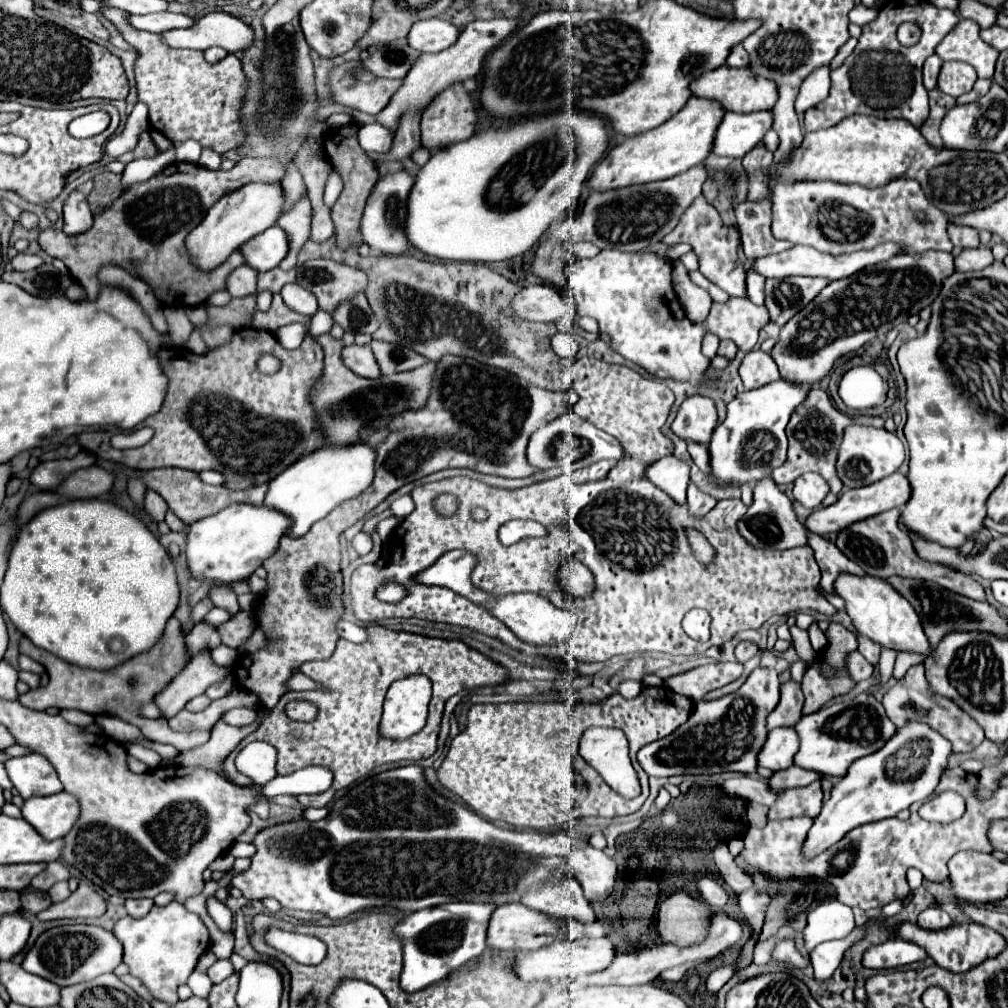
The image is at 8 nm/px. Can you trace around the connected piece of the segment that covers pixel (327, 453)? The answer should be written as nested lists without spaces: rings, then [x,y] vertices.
[[[366,443],[340,445],[314,451],[312,455],[302,457],[300,461],[296,461],[276,479],[270,481],[264,505],[288,513],[288,517],[294,519],[290,537],[302,537],[316,521],[324,519],[334,507],[342,505],[348,499],[358,497],[362,491],[370,487],[374,479],[374,461],[376,461],[376,449],[372,449]]]

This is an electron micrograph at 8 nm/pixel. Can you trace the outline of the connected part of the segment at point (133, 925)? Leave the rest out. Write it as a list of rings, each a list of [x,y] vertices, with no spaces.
[[[172,901],[166,907],[154,905],[146,917],[124,917],[114,925],[114,935],[124,945],[124,963],[132,977],[138,977],[154,999],[168,1005],[178,1003],[176,989],[186,983],[194,971],[200,955],[208,951],[208,929],[196,913],[190,913],[184,905]]]

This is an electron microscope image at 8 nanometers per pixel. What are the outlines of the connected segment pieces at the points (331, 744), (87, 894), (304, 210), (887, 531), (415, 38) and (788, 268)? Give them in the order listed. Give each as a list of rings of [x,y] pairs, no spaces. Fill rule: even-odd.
[[[368,627],[368,643],[350,643],[346,639],[340,639],[336,645],[334,655],[328,661],[312,661],[302,667],[310,679],[316,679],[318,683],[324,683],[330,691],[296,691],[284,695],[280,703],[268,711],[268,715],[260,721],[258,729],[252,731],[248,737],[244,737],[238,747],[224,759],[222,771],[226,777],[240,787],[250,785],[250,779],[242,775],[234,767],[236,755],[248,745],[250,741],[266,741],[276,747],[278,751],[278,763],[276,771],[278,775],[294,773],[306,765],[324,765],[332,769],[334,781],[328,793],[310,795],[310,797],[298,797],[298,801],[304,807],[326,807],[336,791],[352,785],[356,779],[366,777],[372,773],[376,765],[384,763],[398,763],[402,759],[426,759],[436,751],[436,739],[440,731],[440,717],[444,711],[444,703],[448,697],[452,697],[456,691],[468,689],[466,679],[476,677],[508,677],[508,669],[494,663],[490,657],[482,655],[480,651],[468,647],[462,641],[456,639],[436,639],[436,637],[424,637],[404,631],[390,631],[384,627]],[[410,675],[426,675],[434,685],[434,695],[430,701],[430,713],[426,727],[406,741],[382,741],[378,733],[378,723],[382,717],[382,703],[388,687],[404,677]],[[292,699],[306,699],[318,707],[318,715],[310,723],[292,721],[286,715],[286,705]]]
[[[80,879],[78,889],[62,903],[52,903],[50,917],[56,919],[90,919],[106,913],[106,899],[94,891],[94,887]]]
[[[304,195],[302,199],[298,199],[288,211],[286,215],[282,215],[278,219],[278,225],[288,233],[290,237],[290,255],[280,263],[284,271],[292,269],[296,265],[296,255],[300,251],[300,247],[308,241],[310,237],[310,199],[308,195]]]
[[[896,509],[896,511],[884,511],[884,515],[876,515],[874,519],[864,519],[860,523],[854,523],[852,527],[842,529],[838,533],[836,547],[840,547],[840,551],[844,551],[844,555],[848,555],[848,559],[858,563],[868,575],[882,577],[882,579],[898,575],[898,577],[934,581],[952,593],[960,593],[970,599],[986,601],[982,585],[974,581],[972,577],[960,575],[958,571],[952,571],[950,567],[940,567],[936,563],[920,561],[918,555],[912,551],[912,541],[908,541],[908,535],[904,535],[904,531],[898,529],[898,517],[900,517],[900,511]]]
[[[426,19],[412,25],[408,33],[410,47],[422,53],[440,53],[458,41],[460,29],[444,19]]]
[[[882,243],[882,245],[876,245],[874,249],[870,251],[856,251],[856,253],[848,253],[848,255],[828,255],[828,253],[820,253],[812,247],[806,247],[806,245],[796,245],[784,253],[778,253],[778,255],[768,255],[768,257],[762,257],[762,259],[756,259],[756,263],[752,267],[756,267],[756,271],[760,271],[760,275],[764,277],[776,277],[776,279],[782,279],[782,277],[792,277],[792,275],[806,275],[806,277],[826,277],[830,281],[836,281],[836,279],[844,279],[844,277],[850,277],[870,265],[876,265],[880,261],[888,261],[896,255],[904,253],[904,249],[898,245],[898,243]]]

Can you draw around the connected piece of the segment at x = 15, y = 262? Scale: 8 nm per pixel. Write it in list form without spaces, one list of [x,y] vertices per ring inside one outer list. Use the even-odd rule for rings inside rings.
[[[18,253],[12,261],[12,267],[14,271],[32,271],[36,267],[42,265],[42,259],[38,255],[26,255],[26,253]]]

